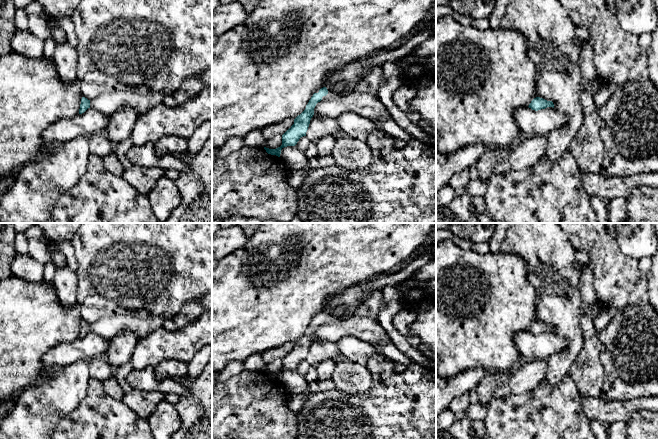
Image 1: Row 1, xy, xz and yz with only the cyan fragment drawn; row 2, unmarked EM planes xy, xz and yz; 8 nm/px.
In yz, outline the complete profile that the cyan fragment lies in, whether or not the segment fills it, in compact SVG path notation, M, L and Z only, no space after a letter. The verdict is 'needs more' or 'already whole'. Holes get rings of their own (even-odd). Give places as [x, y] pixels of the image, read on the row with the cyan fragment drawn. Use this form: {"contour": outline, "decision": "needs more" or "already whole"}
{"contour": "M536 97L531 101L531 103L529 104L528 107L531 108L532 110L538 111L541 109L545 109L547 107L553 107L554 108L554 104L552 101L547 101L543 98Z", "decision": "already whole"}

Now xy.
{"contour": "M125 91L103 93L91 101L82 97L79 114L84 113L91 107L104 114L110 115L124 106L130 106L135 109L138 114L143 114L149 109L162 104L164 98L165 95L163 94L142 95Z", "decision": "needs more"}

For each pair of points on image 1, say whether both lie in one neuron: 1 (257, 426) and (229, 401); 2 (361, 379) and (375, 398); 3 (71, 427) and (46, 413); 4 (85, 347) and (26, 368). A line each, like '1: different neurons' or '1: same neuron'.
1: same neuron
2: different neurons
3: different neurons
4: different neurons

